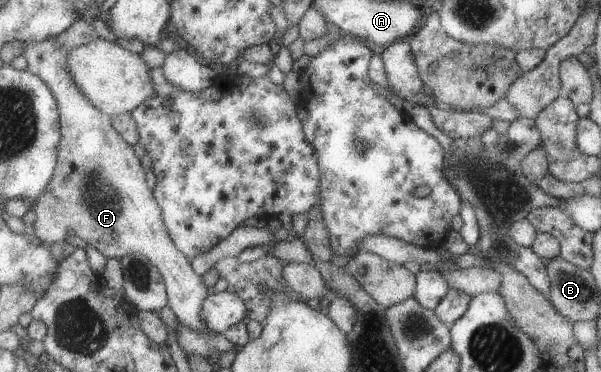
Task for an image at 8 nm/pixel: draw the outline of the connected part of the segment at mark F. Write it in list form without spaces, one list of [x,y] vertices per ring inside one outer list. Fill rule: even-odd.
[[[58,37],[46,41],[31,41],[26,44],[24,54],[27,68],[37,73],[51,87],[58,100],[60,120],[62,122],[62,142],[60,144],[58,166],[54,178],[43,191],[42,198],[35,205],[36,220],[32,233],[37,235],[49,246],[55,242],[65,245],[67,232],[76,233],[88,245],[95,247],[106,258],[120,258],[129,253],[144,253],[147,258],[161,271],[168,286],[169,306],[178,316],[178,320],[187,326],[200,330],[211,331],[202,318],[202,306],[207,300],[211,289],[201,282],[201,276],[193,268],[191,260],[185,256],[175,244],[166,225],[162,206],[158,203],[154,191],[147,186],[147,171],[139,156],[123,135],[117,132],[112,123],[113,117],[97,108],[87,98],[75,82],[69,68],[68,58],[73,49],[63,44]]]

